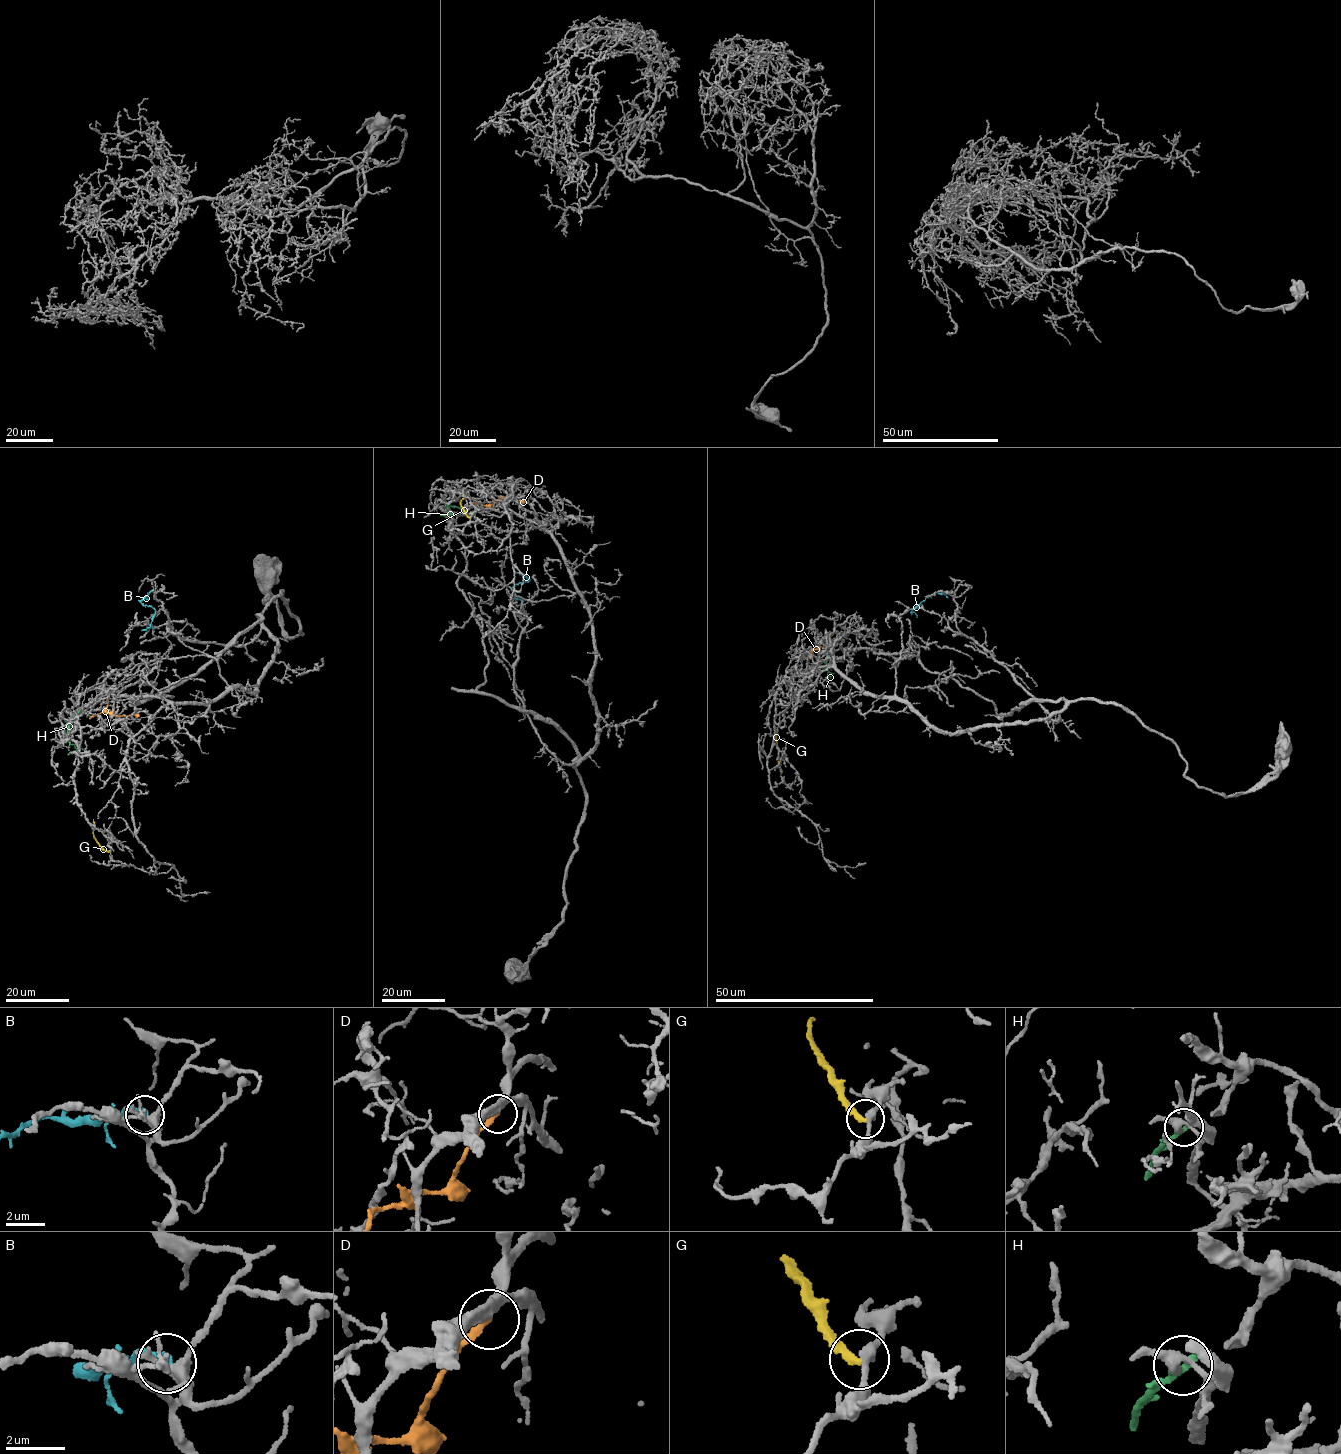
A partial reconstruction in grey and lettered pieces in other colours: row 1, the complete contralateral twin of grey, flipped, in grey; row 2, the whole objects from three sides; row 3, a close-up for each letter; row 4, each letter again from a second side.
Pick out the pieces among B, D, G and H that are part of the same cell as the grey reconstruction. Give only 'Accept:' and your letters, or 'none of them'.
Accept: none of them

